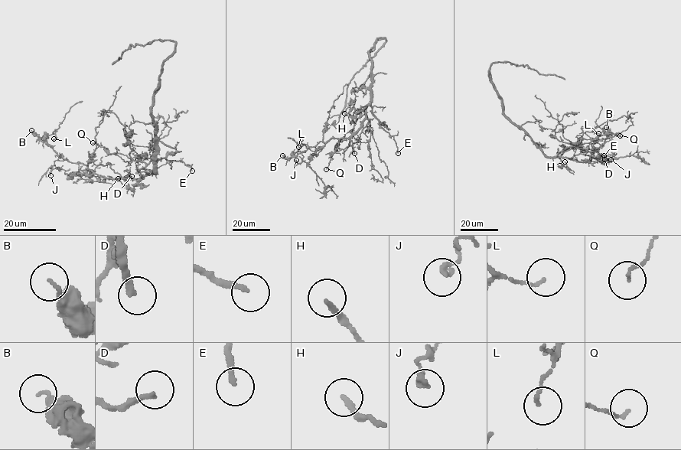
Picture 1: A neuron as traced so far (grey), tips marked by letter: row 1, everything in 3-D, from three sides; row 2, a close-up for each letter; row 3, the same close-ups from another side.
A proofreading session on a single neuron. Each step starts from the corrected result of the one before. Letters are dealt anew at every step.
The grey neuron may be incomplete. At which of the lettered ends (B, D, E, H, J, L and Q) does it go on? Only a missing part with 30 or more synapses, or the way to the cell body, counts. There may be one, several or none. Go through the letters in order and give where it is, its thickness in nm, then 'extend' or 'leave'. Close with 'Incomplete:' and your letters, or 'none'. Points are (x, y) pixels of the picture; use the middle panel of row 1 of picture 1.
B: at (282, 155); 200 nm thick; leave
D: at (354, 153); 200 nm thick; extend
E: at (398, 153); 200 nm thick; extend
H: at (344, 113); 200 nm thick; extend
J: at (296, 160); 200 nm thick; leave
L: at (298, 147); 120 nm thick; leave
Q: at (326, 169); 110 nm thick; leave
Incomplete: D, E, H

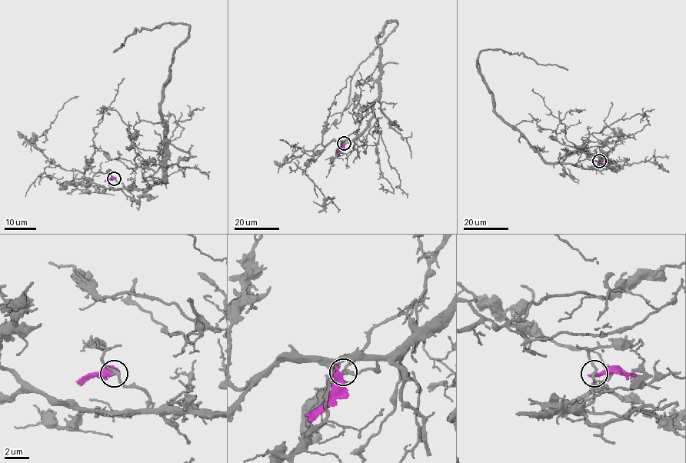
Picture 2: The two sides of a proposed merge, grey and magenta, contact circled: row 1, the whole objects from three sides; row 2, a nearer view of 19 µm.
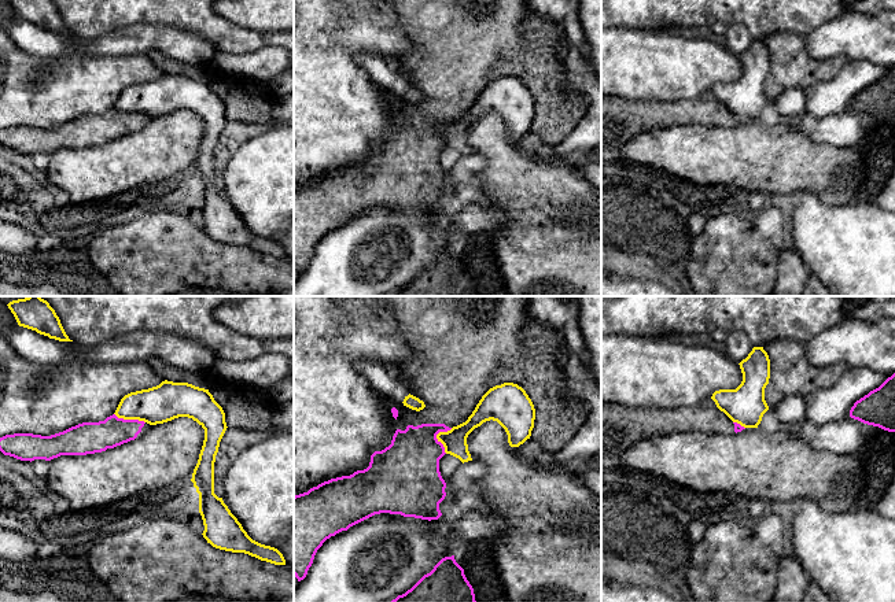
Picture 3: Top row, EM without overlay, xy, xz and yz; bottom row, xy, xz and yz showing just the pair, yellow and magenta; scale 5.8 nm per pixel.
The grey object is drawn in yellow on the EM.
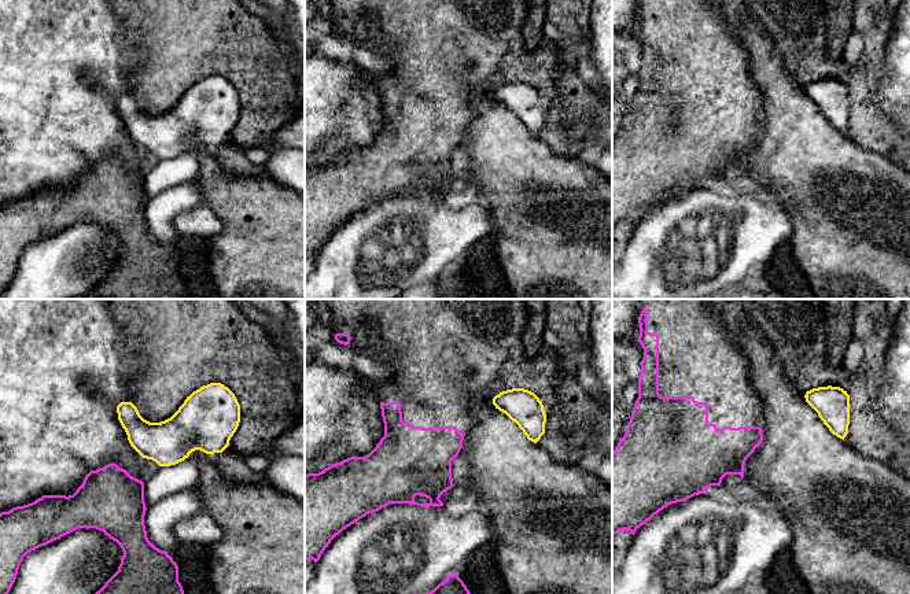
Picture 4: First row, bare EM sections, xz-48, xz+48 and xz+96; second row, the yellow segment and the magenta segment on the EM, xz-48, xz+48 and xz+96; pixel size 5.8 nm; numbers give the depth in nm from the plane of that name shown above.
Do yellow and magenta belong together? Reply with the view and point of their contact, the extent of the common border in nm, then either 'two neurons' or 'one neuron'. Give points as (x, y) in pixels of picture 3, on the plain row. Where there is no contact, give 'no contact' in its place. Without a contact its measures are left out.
contact xz (437, 129); length 160 nm; two neurons

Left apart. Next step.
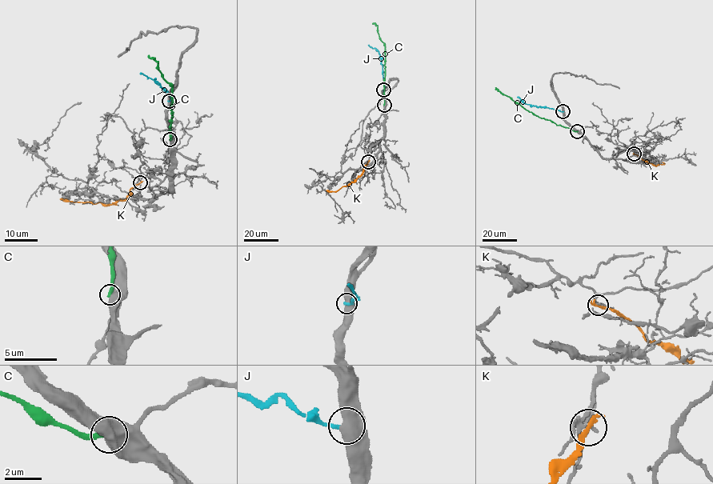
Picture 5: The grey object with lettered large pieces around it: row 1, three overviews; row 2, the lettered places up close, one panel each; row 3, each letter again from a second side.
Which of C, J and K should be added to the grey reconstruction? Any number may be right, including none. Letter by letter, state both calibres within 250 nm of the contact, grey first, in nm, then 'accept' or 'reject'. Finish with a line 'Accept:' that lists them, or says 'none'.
C: 800/360 nm | reject
J: 600/320 nm | reject
K: 150/280 nm | reject
Accept: none

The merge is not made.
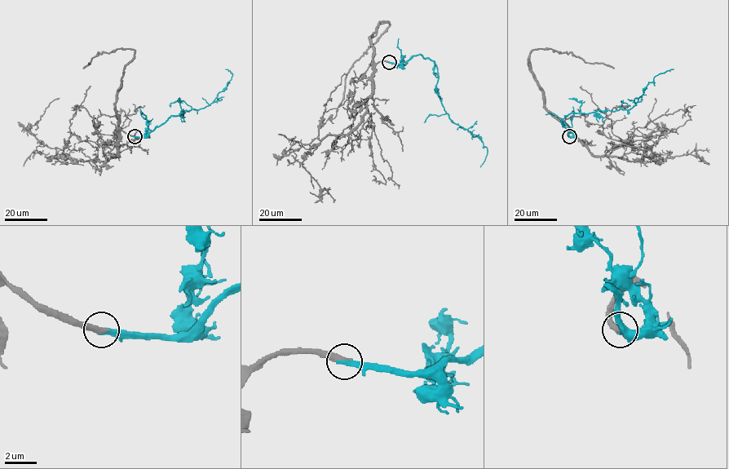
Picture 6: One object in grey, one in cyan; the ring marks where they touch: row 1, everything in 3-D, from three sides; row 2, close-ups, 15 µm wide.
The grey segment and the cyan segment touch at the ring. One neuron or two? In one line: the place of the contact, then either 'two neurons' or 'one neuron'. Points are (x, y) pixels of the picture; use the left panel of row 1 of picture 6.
at (134, 136); one neuron

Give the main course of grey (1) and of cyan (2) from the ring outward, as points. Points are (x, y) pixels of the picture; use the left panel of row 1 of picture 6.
1: (134, 136), (121, 130), (117, 156), (105, 161), (73, 160), (64, 153), (70, 135), (70, 120), (90, 86)
2: (134, 136), (146, 137), (171, 116), (183, 113), (182, 110), (211, 103), (231, 77), (225, 68)

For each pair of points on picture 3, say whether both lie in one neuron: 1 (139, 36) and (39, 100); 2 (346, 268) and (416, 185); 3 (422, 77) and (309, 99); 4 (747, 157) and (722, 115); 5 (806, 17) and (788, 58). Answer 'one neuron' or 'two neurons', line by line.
1: two neurons
2: two neurons
3: two neurons
4: two neurons
5: two neurons

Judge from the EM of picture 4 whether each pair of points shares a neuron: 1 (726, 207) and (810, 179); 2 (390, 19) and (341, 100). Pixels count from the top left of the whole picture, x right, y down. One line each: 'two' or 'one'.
1: two
2: two

